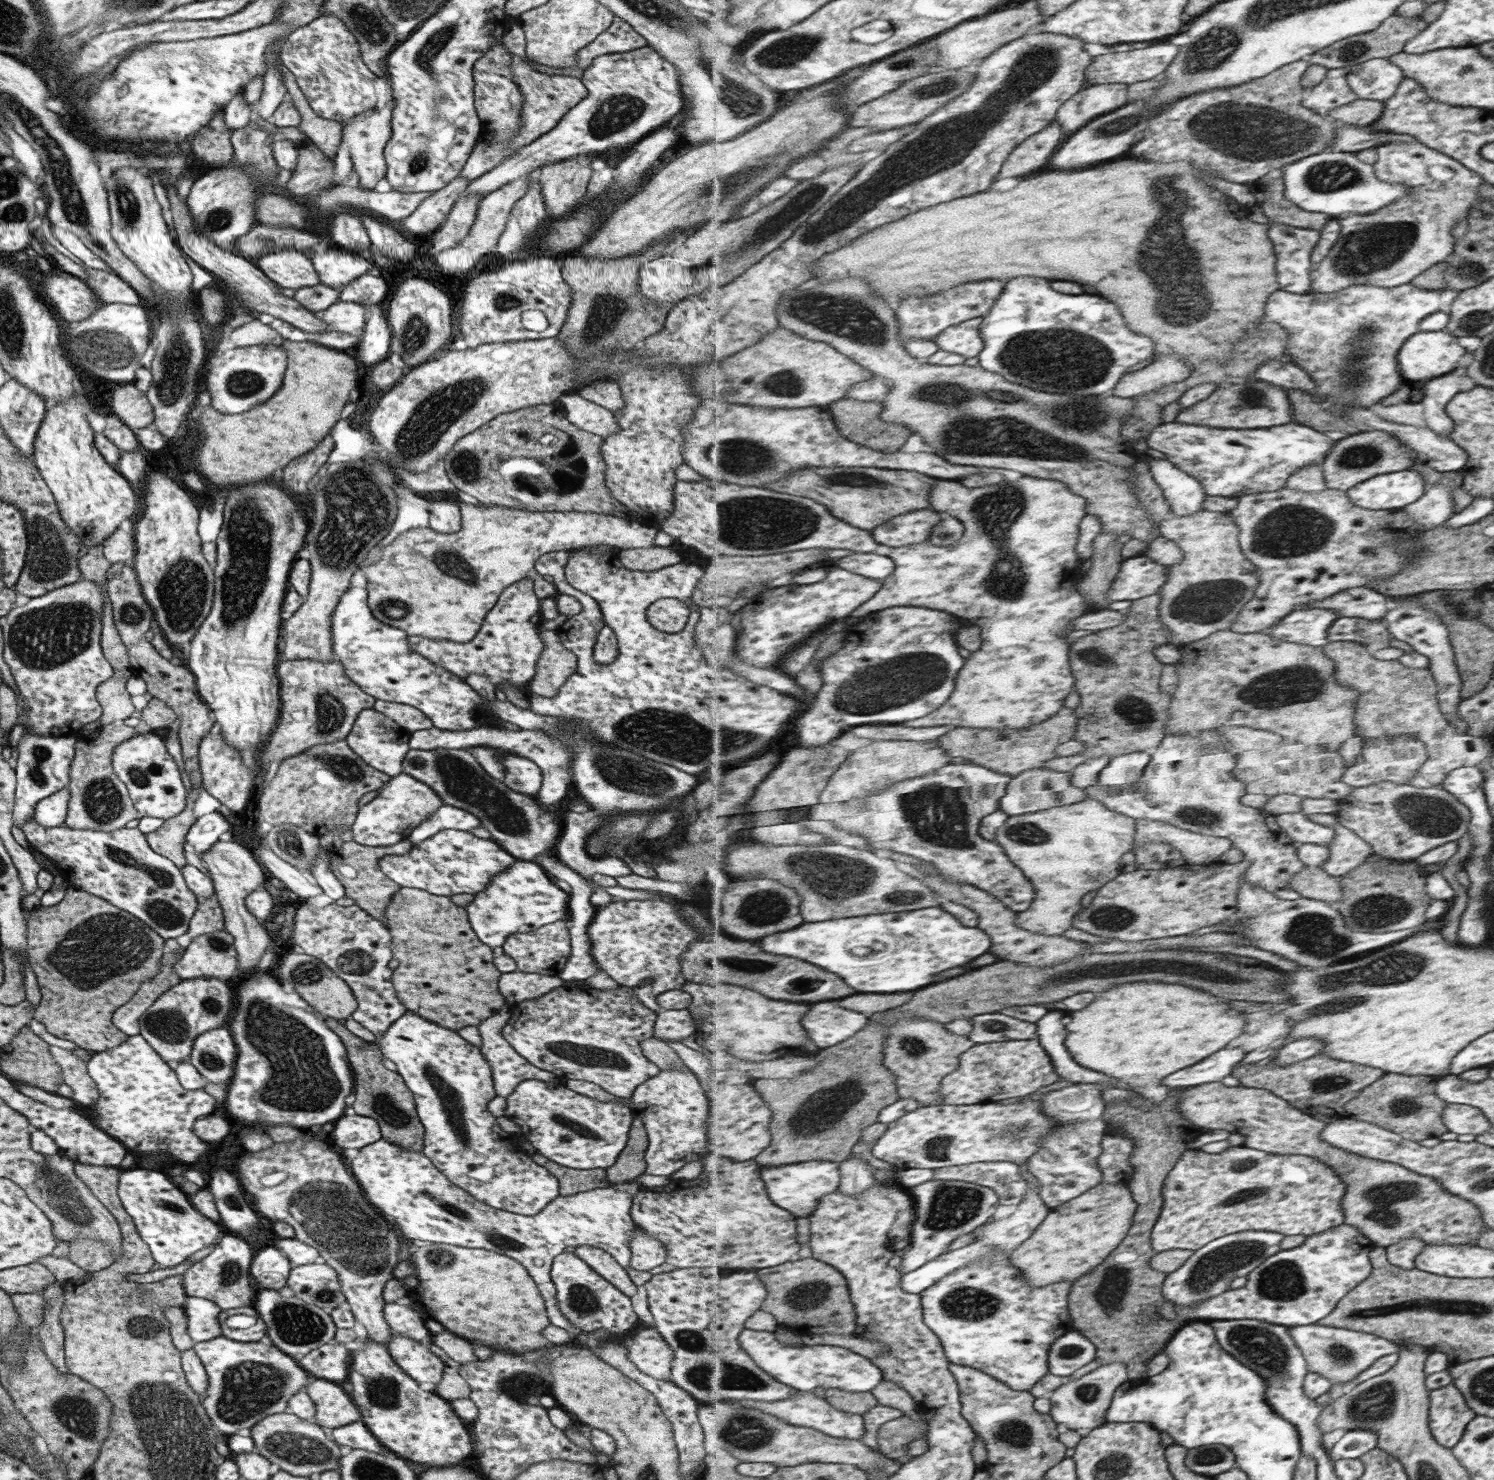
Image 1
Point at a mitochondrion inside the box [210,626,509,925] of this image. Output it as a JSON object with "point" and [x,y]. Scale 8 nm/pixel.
{"point":[330,710]}

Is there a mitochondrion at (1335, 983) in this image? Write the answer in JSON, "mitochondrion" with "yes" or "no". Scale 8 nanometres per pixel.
{"mitochondrion":"yes"}

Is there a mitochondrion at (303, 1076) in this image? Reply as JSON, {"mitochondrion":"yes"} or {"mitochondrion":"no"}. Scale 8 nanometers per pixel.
{"mitochondrion":"yes"}

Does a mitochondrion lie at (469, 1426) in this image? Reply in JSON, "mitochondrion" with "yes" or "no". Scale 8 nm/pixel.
{"mitochondrion":"no"}

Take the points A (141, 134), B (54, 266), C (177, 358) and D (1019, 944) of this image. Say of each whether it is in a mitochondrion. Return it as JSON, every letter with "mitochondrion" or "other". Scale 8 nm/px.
{"A":"other","B":"other","C":"mitochondrion","D":"other"}

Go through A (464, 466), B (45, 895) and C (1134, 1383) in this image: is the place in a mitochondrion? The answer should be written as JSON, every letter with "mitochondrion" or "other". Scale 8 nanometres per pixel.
{"A":"mitochondrion","B":"other","C":"other"}

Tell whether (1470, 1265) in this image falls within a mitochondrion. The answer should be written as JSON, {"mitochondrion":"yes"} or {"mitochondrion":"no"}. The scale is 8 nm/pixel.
{"mitochondrion":"no"}

